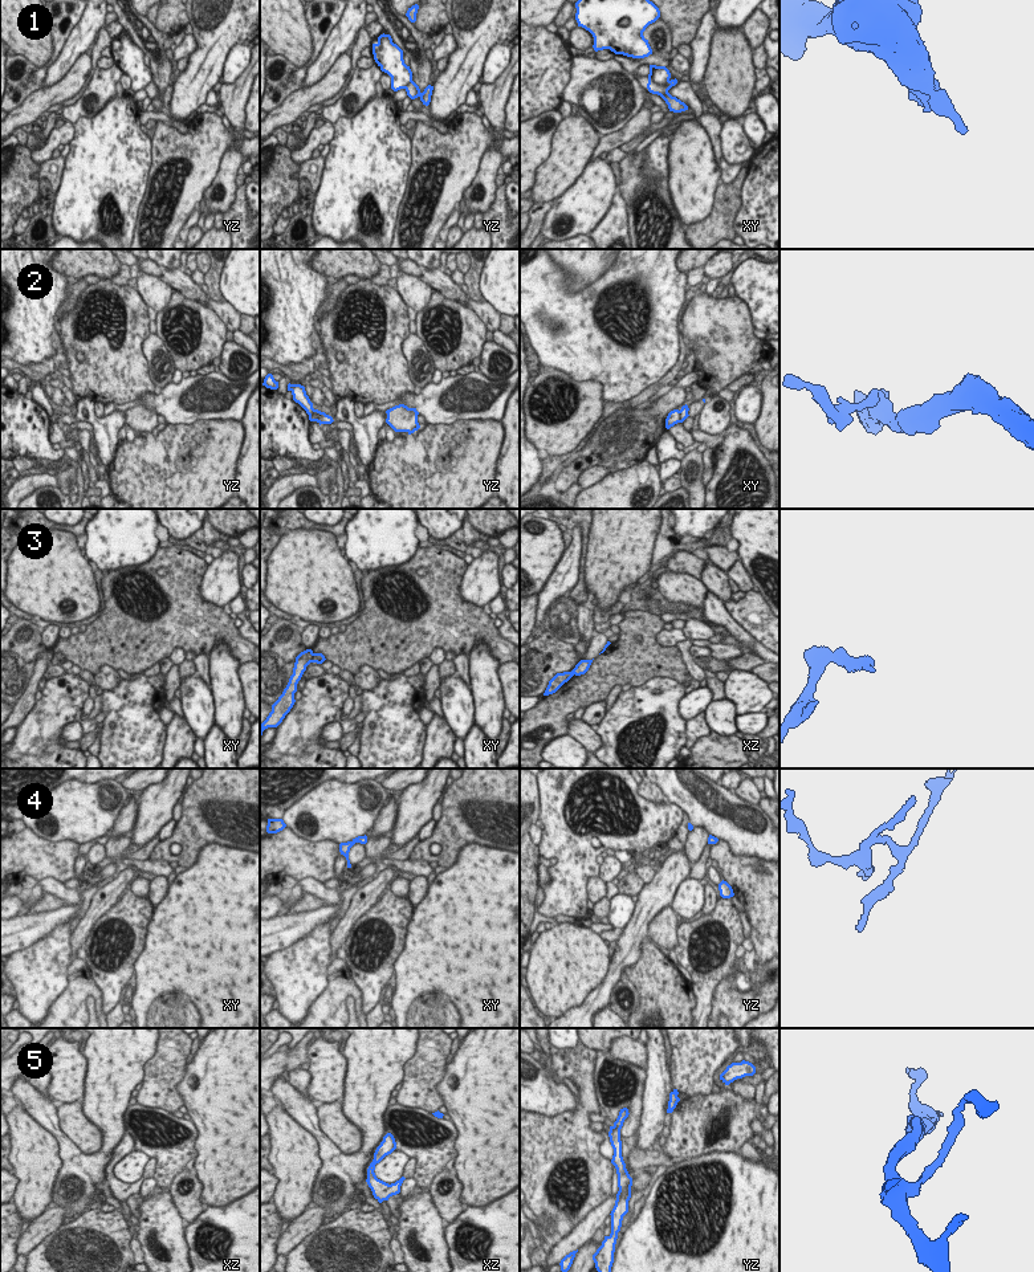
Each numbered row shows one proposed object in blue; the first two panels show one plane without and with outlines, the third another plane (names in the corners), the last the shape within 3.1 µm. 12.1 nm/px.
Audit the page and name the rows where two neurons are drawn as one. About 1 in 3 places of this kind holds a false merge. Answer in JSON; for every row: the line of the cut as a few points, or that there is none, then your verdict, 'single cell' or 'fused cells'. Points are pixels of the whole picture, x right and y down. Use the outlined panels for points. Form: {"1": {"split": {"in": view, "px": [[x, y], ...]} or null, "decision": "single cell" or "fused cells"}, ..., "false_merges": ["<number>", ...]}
{"1": {"split": {"in": "xy", "px": [[648, 76], [656, 82], [668, 84]]}, "decision": "fused cells"}, "2": {"split": {"in": "xy", "px": [[679, 411], [680, 422]]}, "decision": "fused cells"}, "3": {"split": {"in": "xy", "px": [[312, 653], [313, 661]]}, "decision": "fused cells"}, "4": {"split": null, "decision": "single cell"}, "5": {"split": null, "decision": "single cell"}, "false_merges": ["1", "2", "3"]}

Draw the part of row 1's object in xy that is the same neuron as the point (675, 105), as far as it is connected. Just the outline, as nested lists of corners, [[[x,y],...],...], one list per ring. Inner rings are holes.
[[[648,77],[647,89],[648,89],[650,93],[660,95],[665,101],[665,103],[668,105],[669,111],[681,113],[681,111],[688,110],[688,106],[684,102],[681,102],[676,97],[672,97],[668,93],[668,90],[672,86],[675,86],[676,83],[677,83],[676,78],[668,81],[667,85],[660,85],[660,83],[656,83],[652,78]]]

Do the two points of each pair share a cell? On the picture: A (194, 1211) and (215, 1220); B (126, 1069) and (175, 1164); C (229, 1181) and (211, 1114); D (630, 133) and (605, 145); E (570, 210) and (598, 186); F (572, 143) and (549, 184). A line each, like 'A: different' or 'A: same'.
A: different
B: different
C: same
D: same
E: same
F: same

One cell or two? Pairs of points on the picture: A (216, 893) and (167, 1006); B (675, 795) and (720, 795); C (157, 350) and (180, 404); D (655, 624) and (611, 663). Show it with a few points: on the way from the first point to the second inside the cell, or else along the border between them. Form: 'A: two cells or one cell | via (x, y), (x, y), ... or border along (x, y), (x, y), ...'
A: one cell | via (216, 922), (216, 962), (196, 982)
B: one cell | via (686, 795), (709, 795)
C: two cells | border along (171, 380), (162, 388)
D: one cell | via (648, 636), (638, 648), (626, 648), (623, 651)

